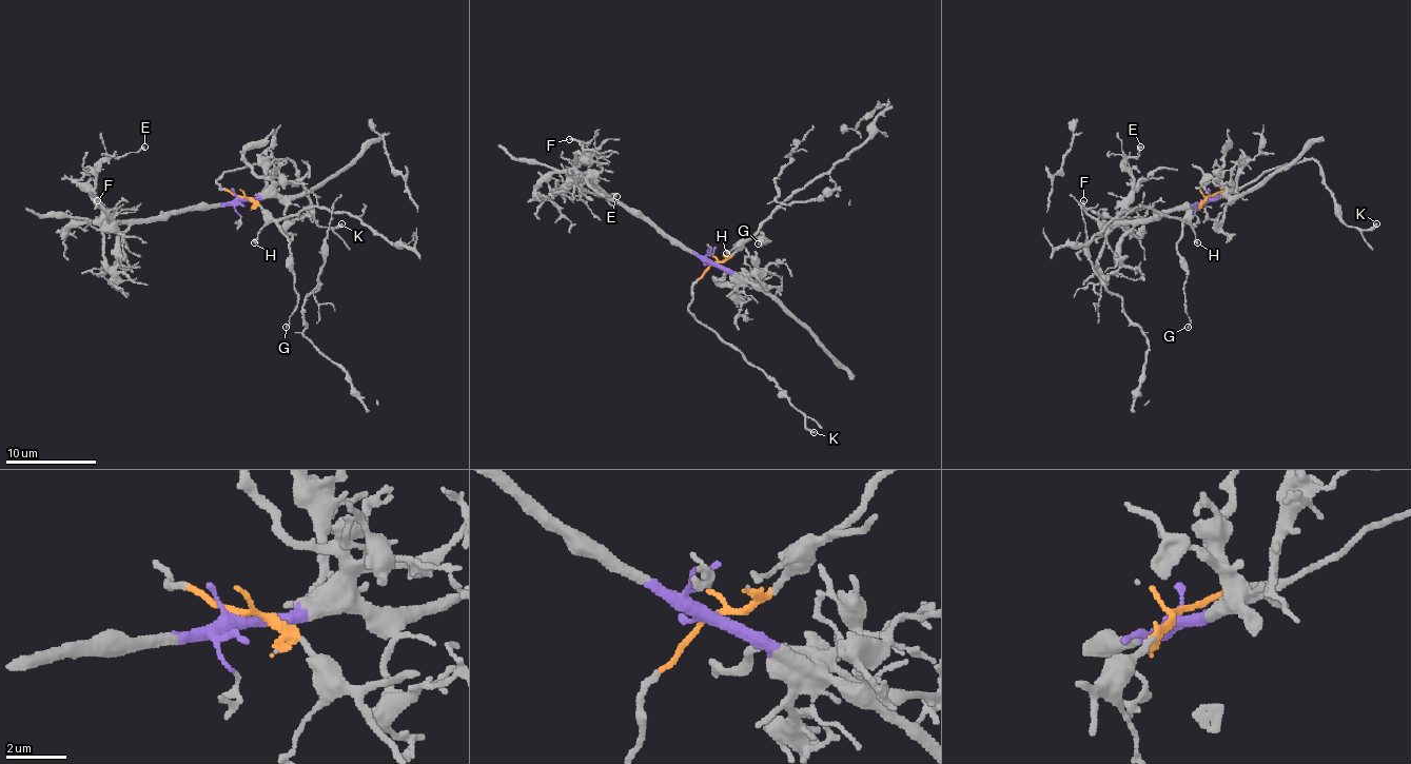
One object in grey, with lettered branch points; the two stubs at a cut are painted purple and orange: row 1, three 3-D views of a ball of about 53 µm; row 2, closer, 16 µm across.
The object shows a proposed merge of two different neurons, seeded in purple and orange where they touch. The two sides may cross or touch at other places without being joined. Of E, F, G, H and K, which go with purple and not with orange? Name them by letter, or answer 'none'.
E, F

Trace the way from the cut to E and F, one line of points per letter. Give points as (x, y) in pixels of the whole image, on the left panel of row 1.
E: (240, 198), (154, 218), (111, 220), (95, 193), (95, 173), (103, 161), (138, 153), (144, 145)
F: (240, 198), (136, 220), (113, 220), (106, 224), (113, 218), (97, 200)

